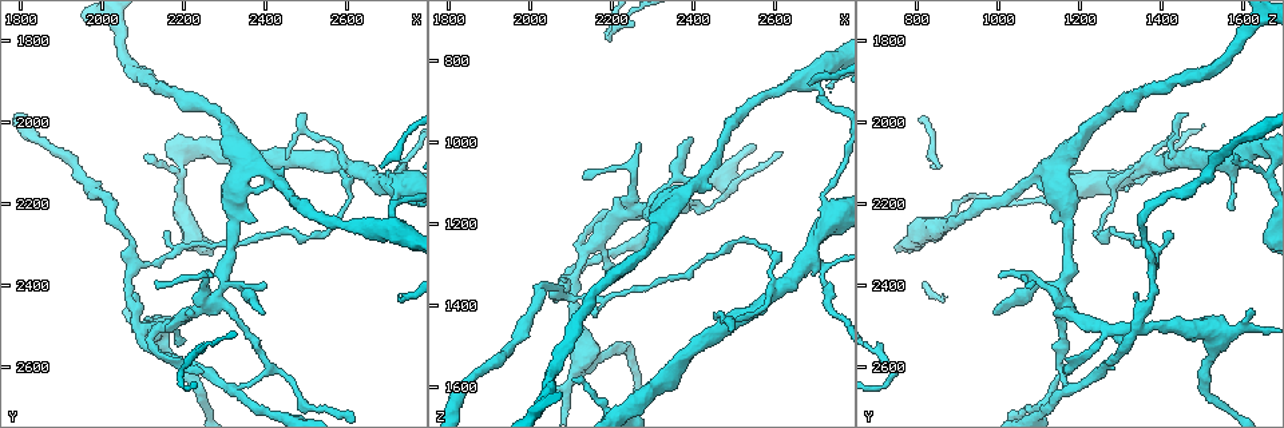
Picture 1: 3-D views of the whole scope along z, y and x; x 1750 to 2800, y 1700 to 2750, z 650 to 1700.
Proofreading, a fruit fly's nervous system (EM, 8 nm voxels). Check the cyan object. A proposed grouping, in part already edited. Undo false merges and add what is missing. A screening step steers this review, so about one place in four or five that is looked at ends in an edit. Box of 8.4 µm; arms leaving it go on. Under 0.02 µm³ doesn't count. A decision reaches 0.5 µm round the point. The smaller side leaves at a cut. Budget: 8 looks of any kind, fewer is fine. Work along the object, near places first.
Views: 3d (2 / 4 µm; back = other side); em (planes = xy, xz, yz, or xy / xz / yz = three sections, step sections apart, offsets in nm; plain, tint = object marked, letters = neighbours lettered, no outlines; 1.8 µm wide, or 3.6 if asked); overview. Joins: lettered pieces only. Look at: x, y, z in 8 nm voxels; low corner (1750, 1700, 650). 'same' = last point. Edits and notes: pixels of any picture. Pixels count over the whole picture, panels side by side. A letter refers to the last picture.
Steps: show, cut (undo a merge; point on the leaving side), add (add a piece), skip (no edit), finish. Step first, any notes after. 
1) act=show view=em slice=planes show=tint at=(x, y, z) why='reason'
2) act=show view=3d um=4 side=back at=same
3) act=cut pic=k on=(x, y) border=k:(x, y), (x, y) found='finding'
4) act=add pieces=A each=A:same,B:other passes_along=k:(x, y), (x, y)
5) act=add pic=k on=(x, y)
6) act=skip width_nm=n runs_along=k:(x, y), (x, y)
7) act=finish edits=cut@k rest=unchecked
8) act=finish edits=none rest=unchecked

act=show view=em slice=planes show=plain at=(2280, 2435, 1170) why='four or more arms meet'

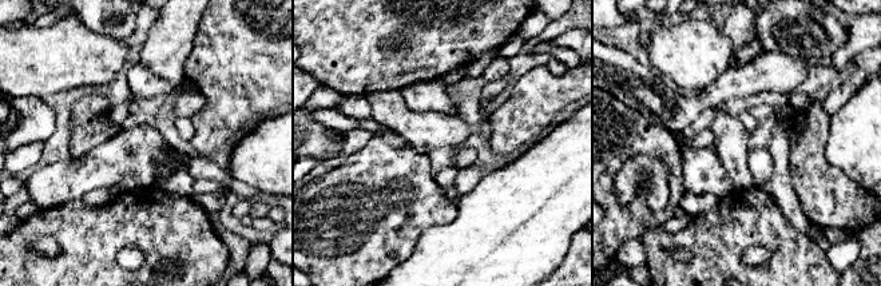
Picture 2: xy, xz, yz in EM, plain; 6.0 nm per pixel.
act=show view=em slice=planes show=tint at=same

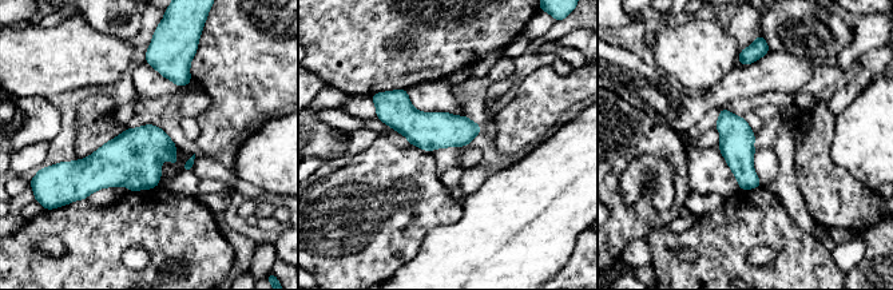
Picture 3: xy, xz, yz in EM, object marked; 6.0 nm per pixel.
act=show view=em slice=planes show=letters at=same

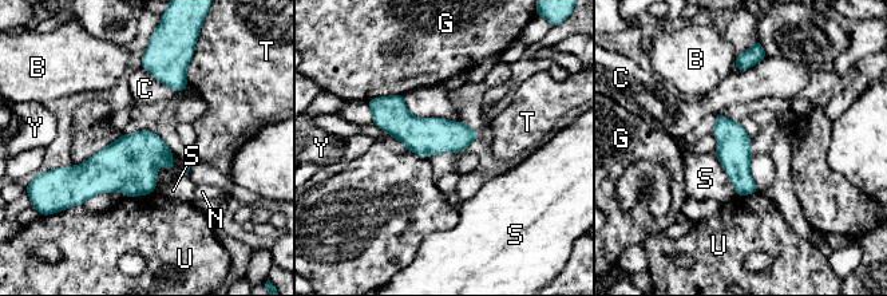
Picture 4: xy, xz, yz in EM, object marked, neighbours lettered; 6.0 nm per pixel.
act=skip width_nm=200 longest_contact=S:280nm each=B:other,C:other,G:other,N:other,S:other,T:other,U:other,Y:other found='one cell here'

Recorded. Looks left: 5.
act=show view=3d um=4 at=(2105, 2505, 1330) why='sharp bend'

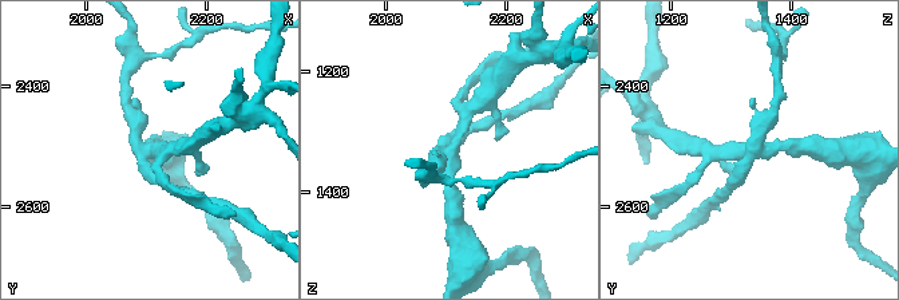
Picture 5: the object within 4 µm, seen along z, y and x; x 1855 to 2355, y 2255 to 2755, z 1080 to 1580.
act=show view=em slice=planes show=tint at=(2100, 2510, 1340) why='need the tissue'

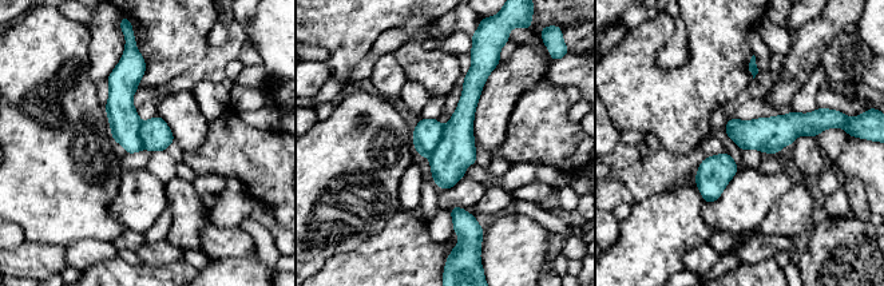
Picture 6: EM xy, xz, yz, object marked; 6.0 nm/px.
act=show view=em slice=planes show=letters at=same why='what lies round it'

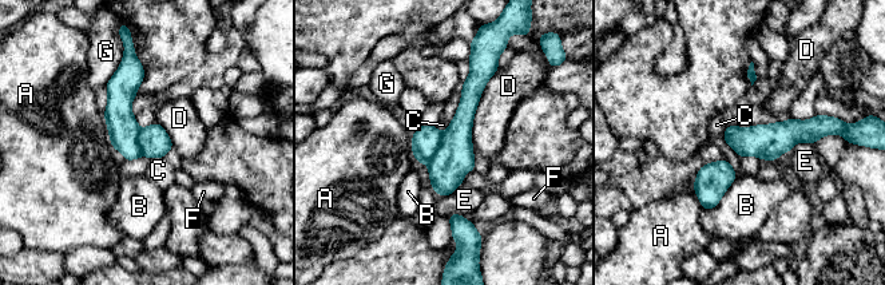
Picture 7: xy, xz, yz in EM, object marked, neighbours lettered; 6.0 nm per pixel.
act=cut pic=7 on=(425, 141) each=A:other,B:other,C:other,D:other,E:other,F:other,G:other arms=4 part_leaving=7:(130, 67), (122, 87), (129, 157) found='a second cell is stuck on'

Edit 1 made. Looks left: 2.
act=show view=em um=3.6 slice=planes show=plain at=(2725, 2170, 1155) why='calibre changes'

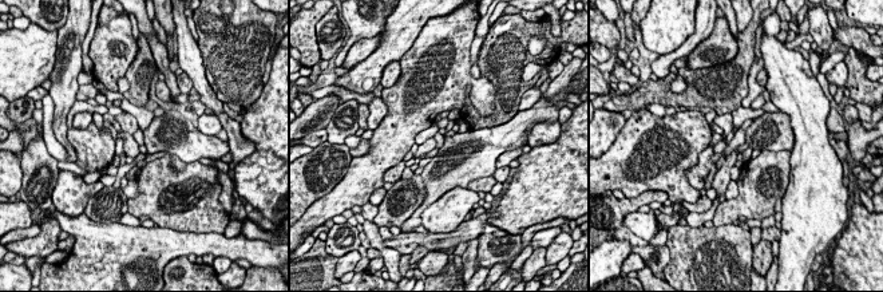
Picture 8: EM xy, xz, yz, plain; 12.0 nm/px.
act=show view=em um=3.6 slice=planes show=letters at=same why='what lies round it'

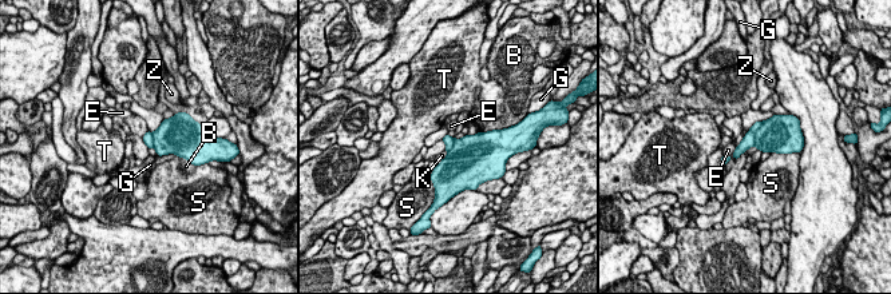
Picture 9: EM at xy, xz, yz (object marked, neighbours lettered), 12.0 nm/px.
act=cut pic=9 on=(775, 135) each=B:other,E:other,G:other,K:other,S:other,T:other,Z:other border=9:(764, 122), (756, 131), (753, 144) found='a second cell is stuck on'

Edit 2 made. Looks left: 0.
act=finish edits=cut@7,cut@9 rest=unchecked

